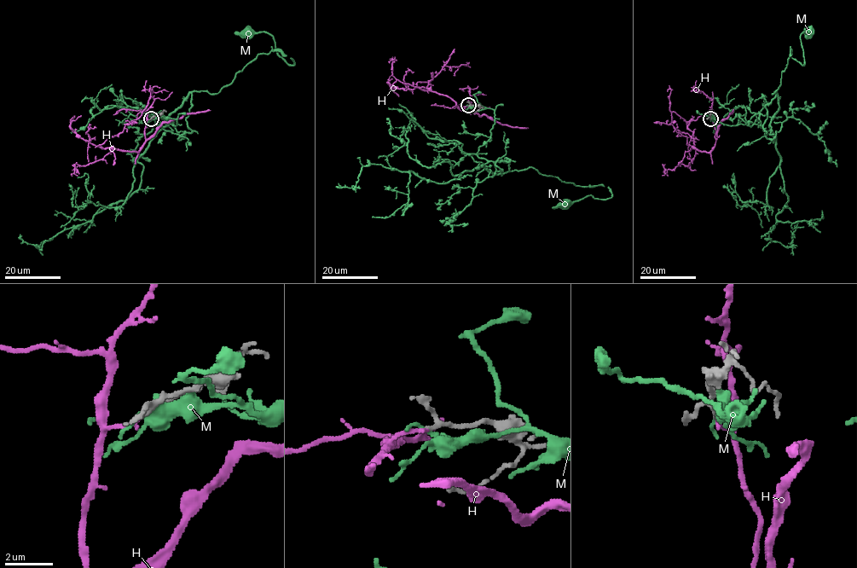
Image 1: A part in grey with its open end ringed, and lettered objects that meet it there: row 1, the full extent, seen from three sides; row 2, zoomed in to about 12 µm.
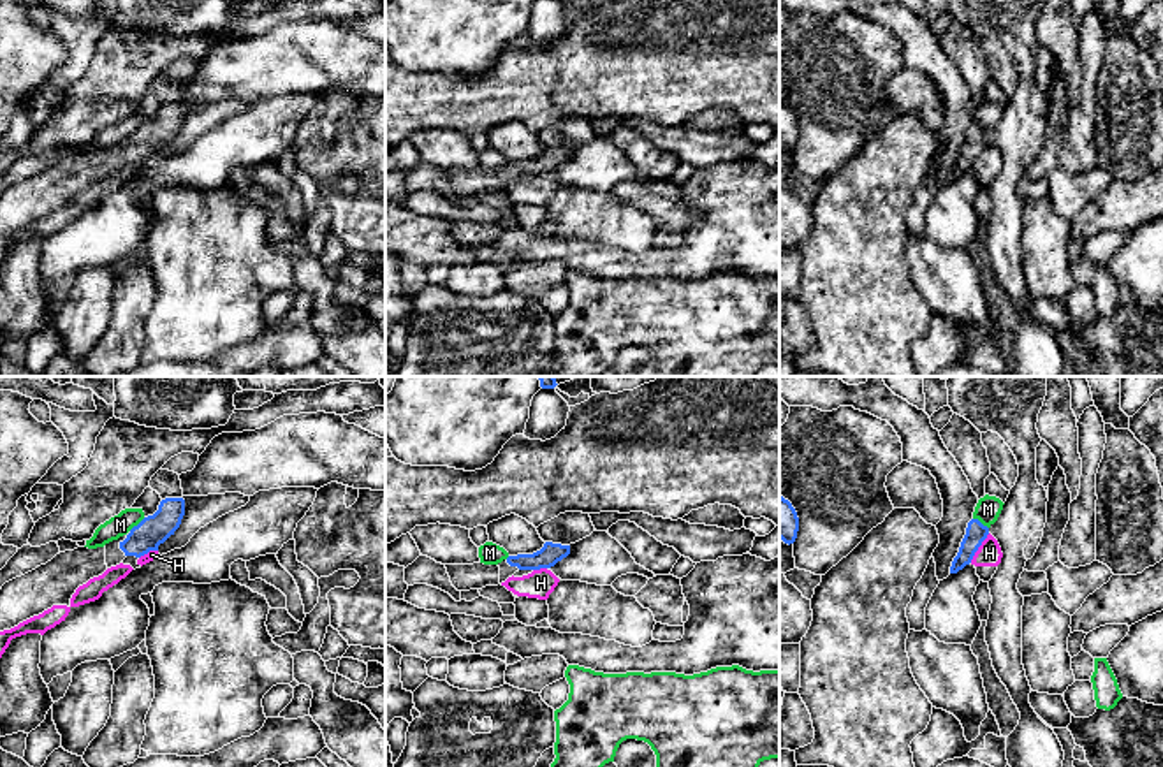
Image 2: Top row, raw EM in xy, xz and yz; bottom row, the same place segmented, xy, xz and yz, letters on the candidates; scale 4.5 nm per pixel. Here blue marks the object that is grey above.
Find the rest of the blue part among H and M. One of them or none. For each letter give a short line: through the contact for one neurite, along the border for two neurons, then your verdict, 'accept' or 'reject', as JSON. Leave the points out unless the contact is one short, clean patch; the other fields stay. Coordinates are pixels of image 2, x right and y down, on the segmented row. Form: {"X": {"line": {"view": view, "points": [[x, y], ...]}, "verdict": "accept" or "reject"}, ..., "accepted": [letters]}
{"H": {"line": {"view": "yz", "points": [[989, 533], [970, 562]]}, "verdict": "reject"}, "M": {"line": {"view": "xy", "points": [[145, 518], [129, 530]]}, "verdict": "reject"}, "accepted": []}

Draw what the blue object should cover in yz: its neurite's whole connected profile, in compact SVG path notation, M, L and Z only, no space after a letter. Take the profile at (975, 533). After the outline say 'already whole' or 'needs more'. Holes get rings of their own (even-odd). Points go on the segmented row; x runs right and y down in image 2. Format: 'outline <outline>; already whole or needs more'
outline M971 519L966 528L966 535L961 542L959 552L952 561L950 573L957 573L966 565L971 563L975 552L982 545L982 542L987 538L989 528L984 526L978 519Z; already whole

